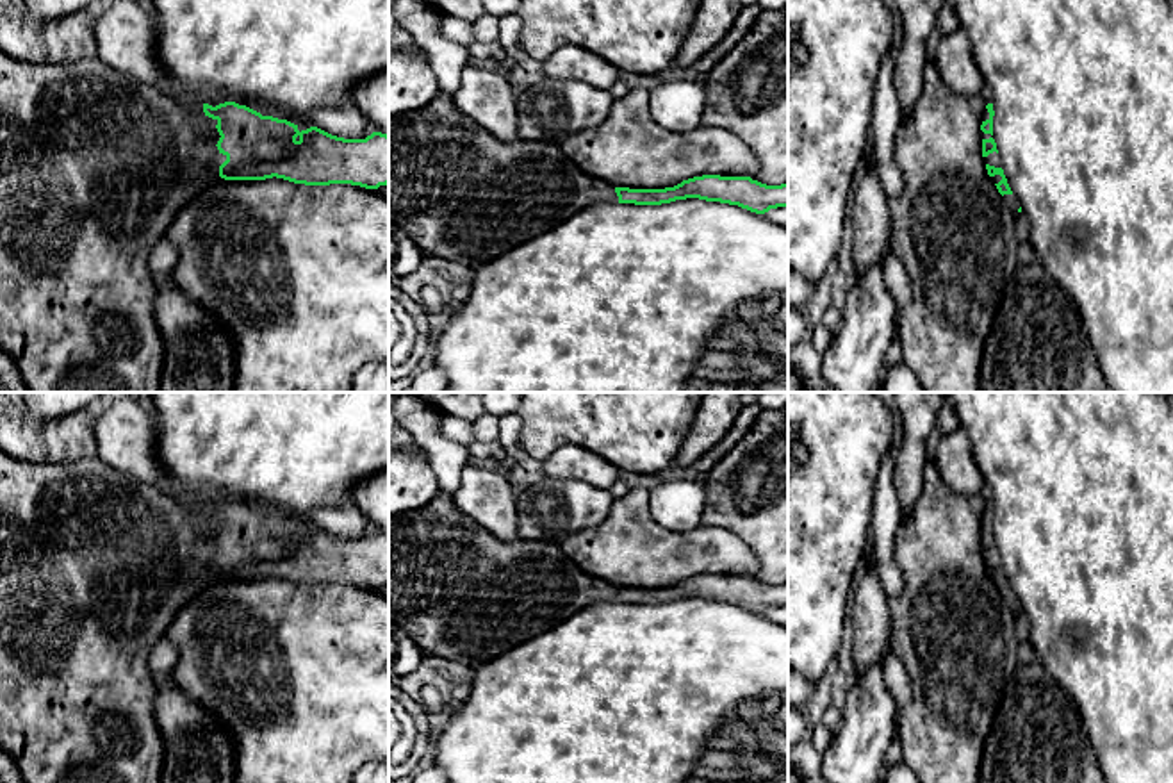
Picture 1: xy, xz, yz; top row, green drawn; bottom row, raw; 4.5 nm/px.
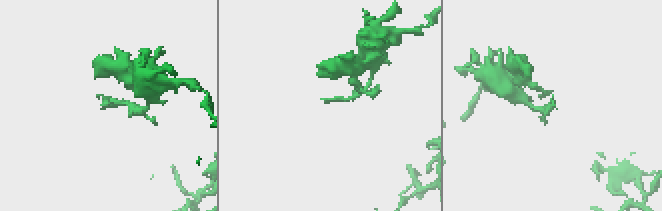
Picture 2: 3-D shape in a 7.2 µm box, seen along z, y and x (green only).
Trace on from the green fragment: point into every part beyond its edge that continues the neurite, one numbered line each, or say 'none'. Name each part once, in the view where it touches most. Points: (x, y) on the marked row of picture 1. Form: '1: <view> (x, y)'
1: xy (95, 166)

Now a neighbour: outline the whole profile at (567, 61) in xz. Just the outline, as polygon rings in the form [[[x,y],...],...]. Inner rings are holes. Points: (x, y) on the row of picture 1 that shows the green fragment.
[[[562,45],[544,62],[549,78],[583,80],[594,87],[610,89],[619,80],[619,70],[583,46]]]

